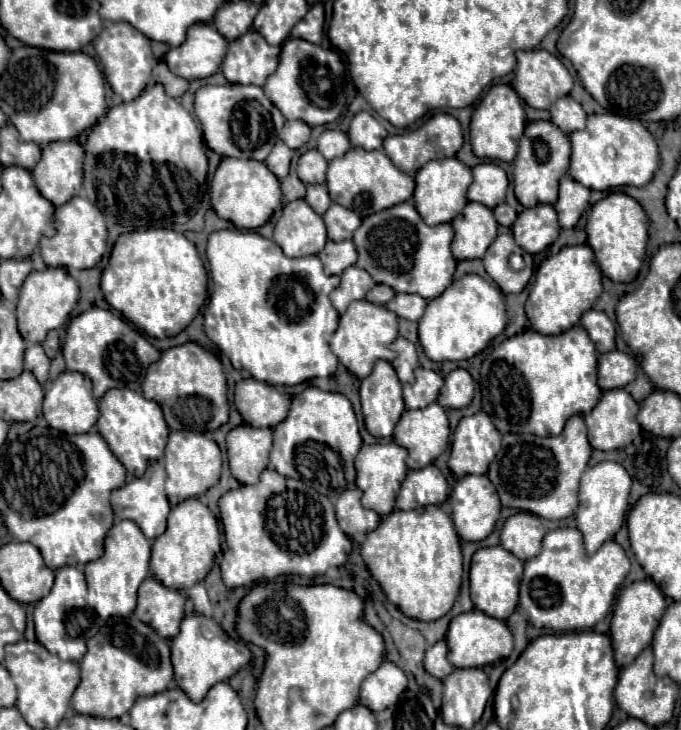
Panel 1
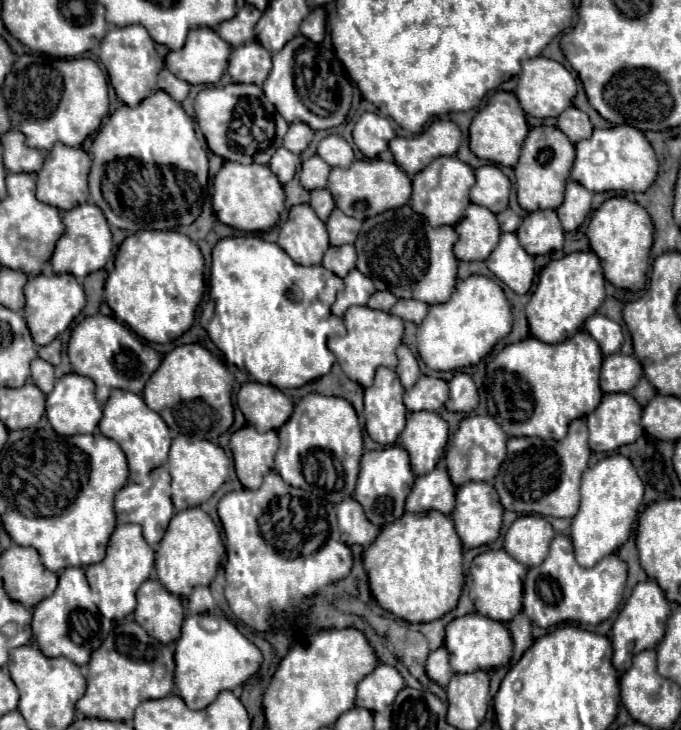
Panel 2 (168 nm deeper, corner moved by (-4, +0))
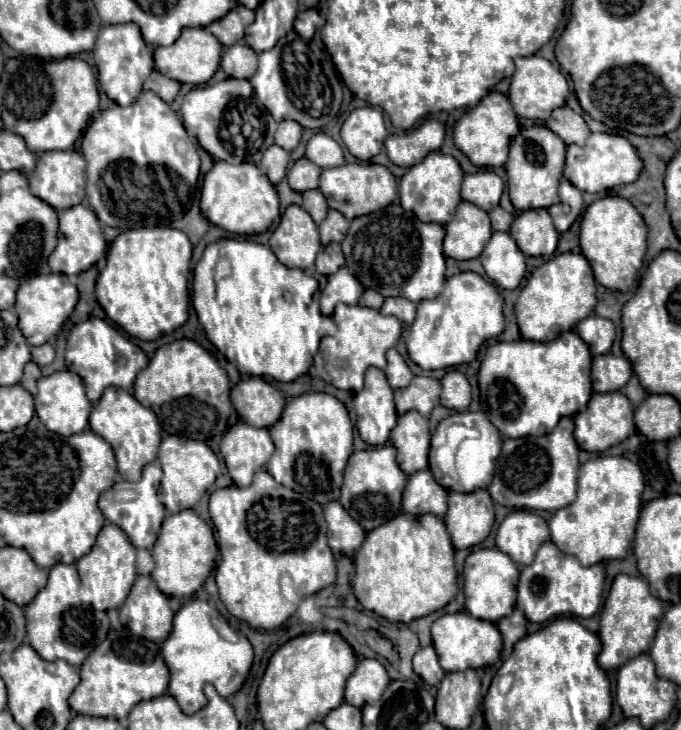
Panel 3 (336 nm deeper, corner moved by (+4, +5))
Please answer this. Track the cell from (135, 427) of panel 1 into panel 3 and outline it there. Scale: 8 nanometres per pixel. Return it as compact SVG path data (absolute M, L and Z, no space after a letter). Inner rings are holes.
M108 387L90 413L90 429L106 439L116 455L118 473L126 481L140 481L142 467L156 459L160 445L160 425L152 411L142 407L126 389Z

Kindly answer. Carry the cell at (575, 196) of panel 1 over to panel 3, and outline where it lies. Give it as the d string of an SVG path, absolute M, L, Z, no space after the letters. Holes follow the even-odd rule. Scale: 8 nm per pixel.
M562 177L558 195L560 195L560 201L548 207L548 213L552 215L552 221L556 223L556 231L562 233L562 231L568 231L568 227L582 213L582 191L572 187L572 183L568 183L568 179Z

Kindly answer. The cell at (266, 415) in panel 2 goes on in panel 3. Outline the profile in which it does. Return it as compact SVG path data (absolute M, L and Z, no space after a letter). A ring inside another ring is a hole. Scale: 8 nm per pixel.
M260 377L242 379L230 397L240 419L252 427L274 425L284 409L284 393Z

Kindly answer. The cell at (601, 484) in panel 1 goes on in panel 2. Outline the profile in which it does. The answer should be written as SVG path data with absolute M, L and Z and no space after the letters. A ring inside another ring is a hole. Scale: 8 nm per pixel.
M612 454L588 468L582 476L582 502L578 514L572 518L570 540L574 546L576 562L584 568L592 568L598 560L618 552L618 548L630 538L636 528L636 520L642 506L644 484L626 456Z

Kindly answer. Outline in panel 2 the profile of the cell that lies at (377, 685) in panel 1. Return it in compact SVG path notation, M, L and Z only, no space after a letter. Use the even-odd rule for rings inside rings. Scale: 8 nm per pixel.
M378 664L368 676L358 682L356 706L368 708L370 712L380 712L392 704L400 688L404 688L400 672L394 666Z

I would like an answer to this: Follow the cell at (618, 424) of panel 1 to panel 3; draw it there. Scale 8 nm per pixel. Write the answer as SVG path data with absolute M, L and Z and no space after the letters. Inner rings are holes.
M612 391L608 395L592 395L592 399L588 401L588 409L574 416L574 437L580 449L586 451L606 451L612 445L624 441L628 435L636 433L634 421L634 407L628 401L626 395L622 395L620 391Z

